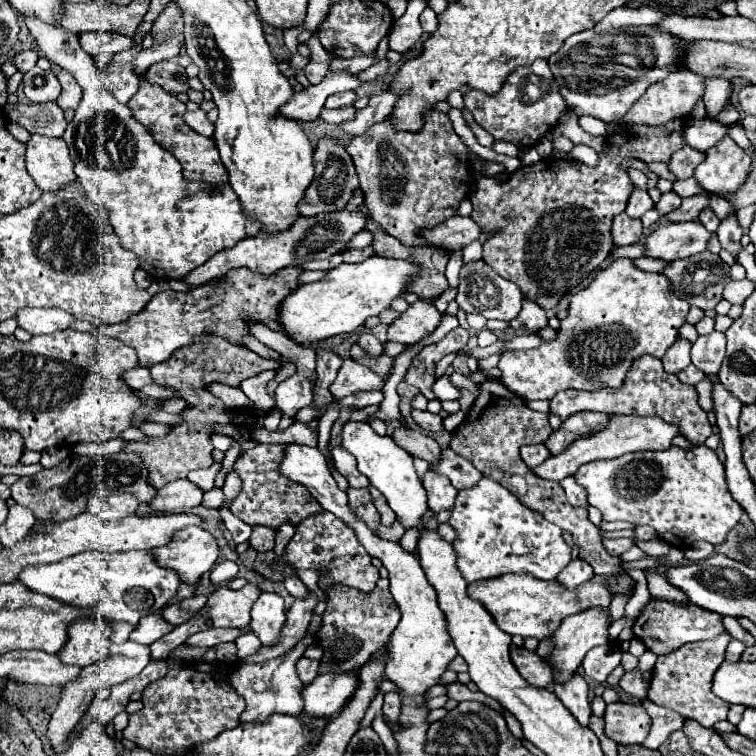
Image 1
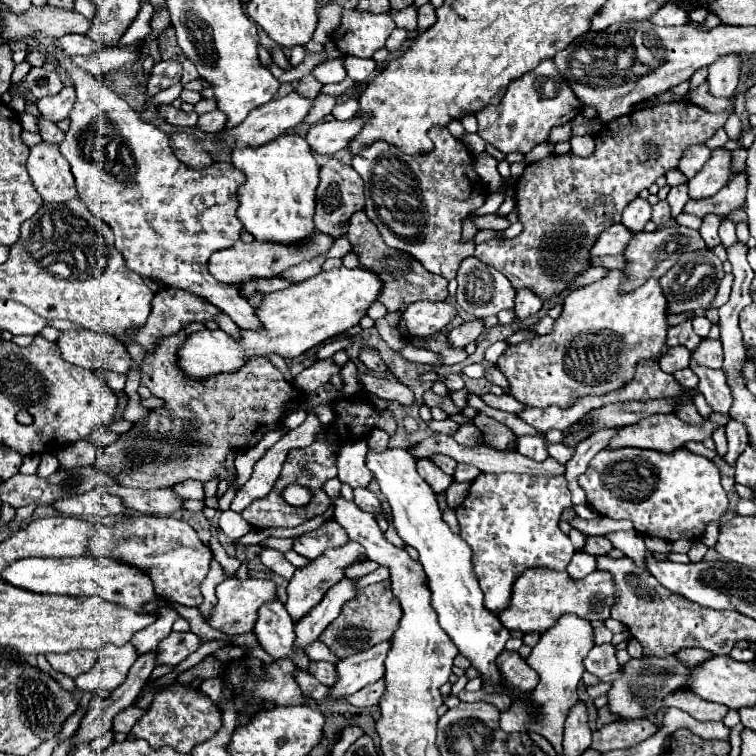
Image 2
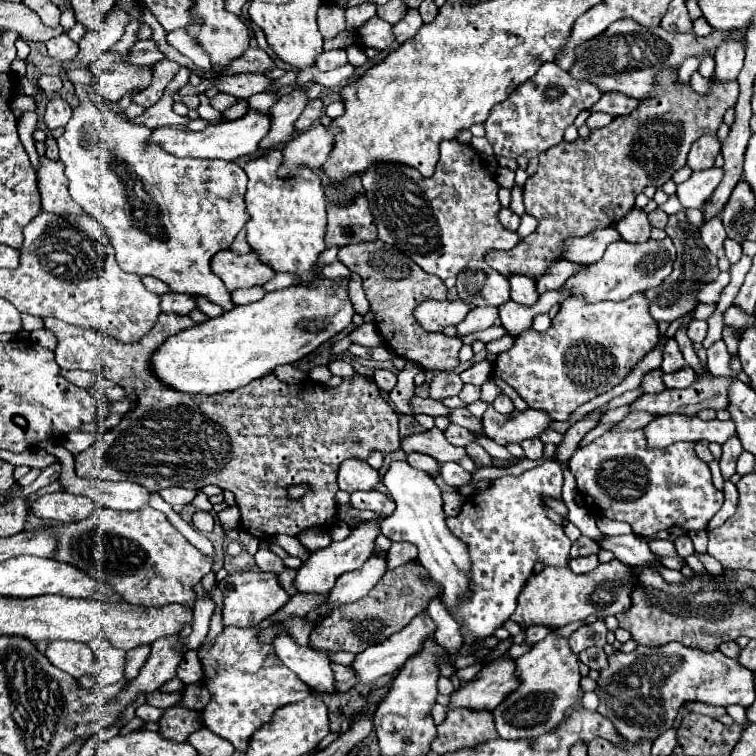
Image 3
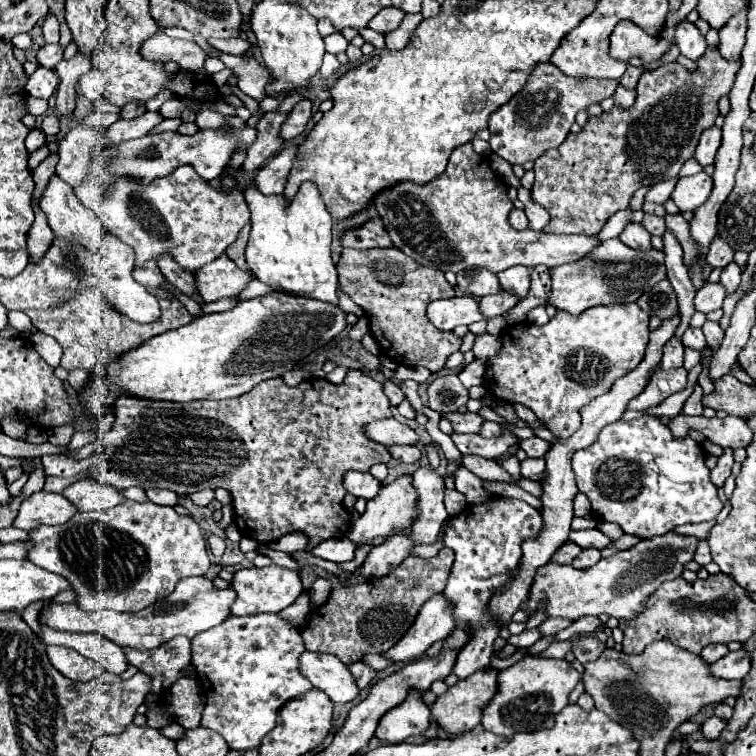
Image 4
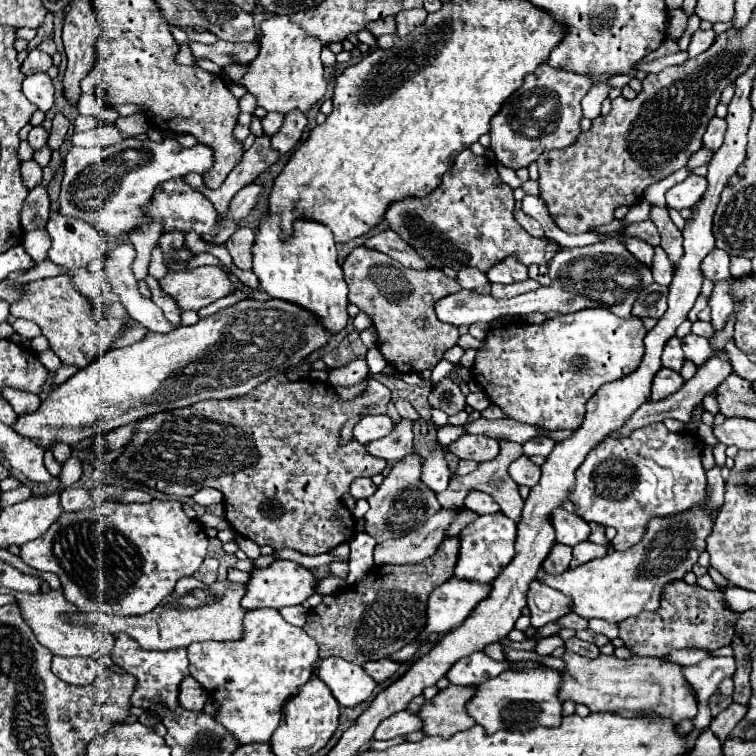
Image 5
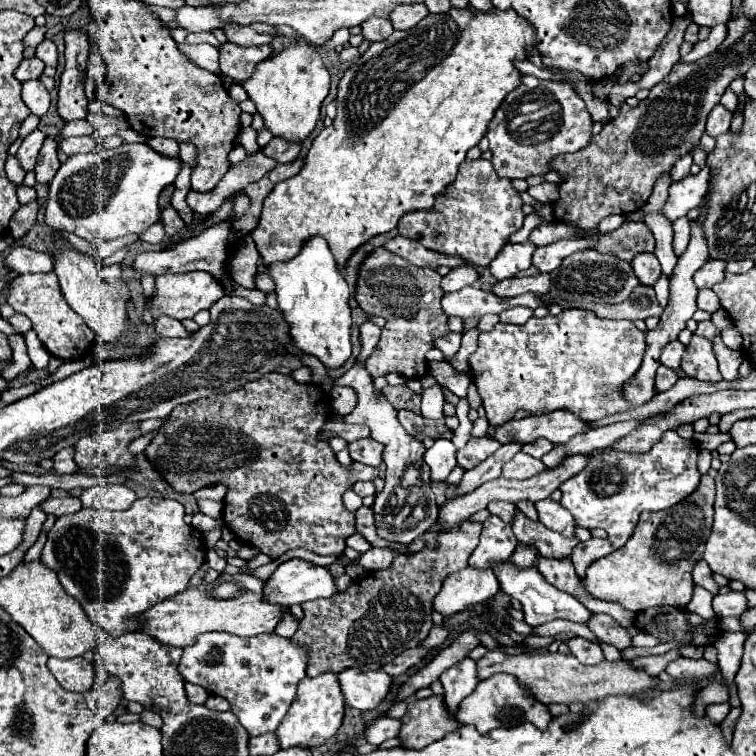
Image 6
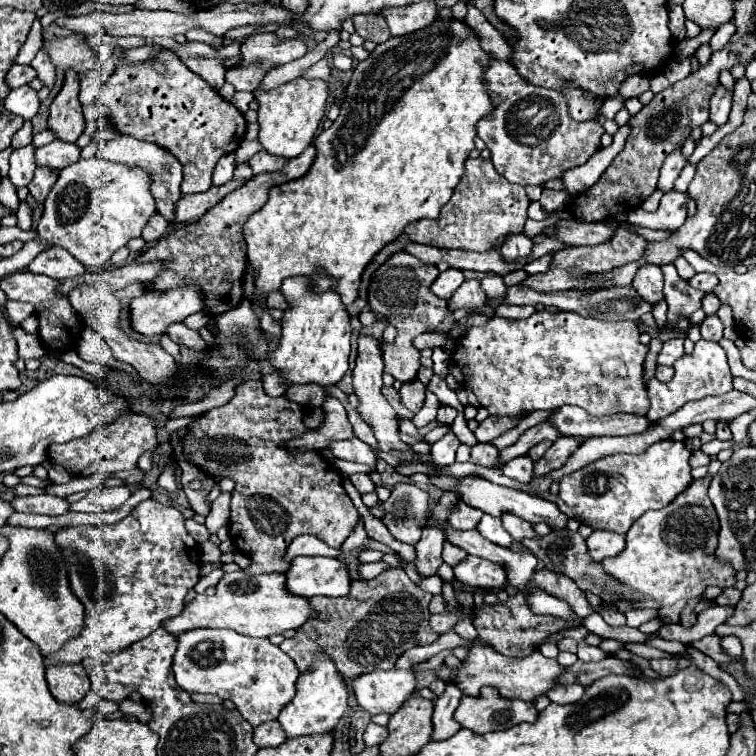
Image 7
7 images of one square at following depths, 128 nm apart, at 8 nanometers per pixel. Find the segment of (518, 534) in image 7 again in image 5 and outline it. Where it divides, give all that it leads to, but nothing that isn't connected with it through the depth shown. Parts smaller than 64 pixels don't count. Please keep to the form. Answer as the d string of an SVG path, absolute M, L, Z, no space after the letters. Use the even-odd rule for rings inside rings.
M476 490L468 492L468 496L464 498L464 506L476 514L494 514L500 510L500 506L492 500L492 496Z

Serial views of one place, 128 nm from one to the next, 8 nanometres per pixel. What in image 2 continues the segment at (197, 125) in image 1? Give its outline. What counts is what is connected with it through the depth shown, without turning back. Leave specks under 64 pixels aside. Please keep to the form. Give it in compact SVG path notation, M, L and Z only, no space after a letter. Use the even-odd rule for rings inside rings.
M160 106L158 108L160 116L172 124L172 126L180 126L180 128L194 128L196 122L198 122L198 114L196 112L184 112L184 110L178 110L174 106Z

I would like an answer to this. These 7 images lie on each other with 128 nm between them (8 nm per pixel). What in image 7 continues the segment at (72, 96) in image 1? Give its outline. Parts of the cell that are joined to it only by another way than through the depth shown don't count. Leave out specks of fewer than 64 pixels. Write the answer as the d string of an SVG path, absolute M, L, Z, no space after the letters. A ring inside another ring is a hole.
M28 144L28 146L22 146L22 148L16 148L10 156L10 180L14 186L28 186L28 182L32 180L34 176L34 170L36 170L36 158L34 158L34 152L36 152L36 146L34 144Z

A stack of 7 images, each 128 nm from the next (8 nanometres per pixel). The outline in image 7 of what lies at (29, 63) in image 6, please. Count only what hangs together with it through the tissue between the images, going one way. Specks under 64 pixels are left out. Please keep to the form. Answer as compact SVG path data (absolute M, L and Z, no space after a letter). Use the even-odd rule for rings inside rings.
M14 64L6 76L6 82L10 88L20 88L24 84L30 84L34 78L36 78L36 70L32 66Z

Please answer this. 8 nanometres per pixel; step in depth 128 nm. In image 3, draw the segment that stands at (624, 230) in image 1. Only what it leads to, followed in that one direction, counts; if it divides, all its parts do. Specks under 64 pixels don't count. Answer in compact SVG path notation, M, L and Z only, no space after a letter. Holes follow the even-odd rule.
M614 226L590 232L584 238L570 238L564 242L564 258L572 260L572 262L594 264L604 256L608 244L612 244L620 238L622 236L616 232Z

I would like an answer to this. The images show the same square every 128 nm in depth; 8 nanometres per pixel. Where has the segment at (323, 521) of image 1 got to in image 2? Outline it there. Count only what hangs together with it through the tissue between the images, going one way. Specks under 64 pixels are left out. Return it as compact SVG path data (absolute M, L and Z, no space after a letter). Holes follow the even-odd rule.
M326 520L318 530L294 538L292 550L298 552L300 556L316 558L316 556L320 556L320 552L324 552L328 548L340 548L340 546L348 544L348 540L350 538L344 532L344 528L340 528L340 524L336 524L334 520Z

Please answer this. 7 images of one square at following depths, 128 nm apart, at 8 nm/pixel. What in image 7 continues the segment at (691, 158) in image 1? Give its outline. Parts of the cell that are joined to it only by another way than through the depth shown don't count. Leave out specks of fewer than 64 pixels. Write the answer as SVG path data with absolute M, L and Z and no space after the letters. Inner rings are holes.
M718 86L718 90L710 100L710 122L714 122L716 126L726 124L730 114L730 104L732 104L732 96L722 86Z

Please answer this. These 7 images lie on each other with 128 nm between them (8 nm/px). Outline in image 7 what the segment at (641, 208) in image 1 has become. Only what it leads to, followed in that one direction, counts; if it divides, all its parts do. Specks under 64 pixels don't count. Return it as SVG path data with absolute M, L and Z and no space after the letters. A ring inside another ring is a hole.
M644 264L644 268L640 268L640 272L634 276L632 286L650 304L664 298L664 294L662 294L662 270L656 268L656 264Z

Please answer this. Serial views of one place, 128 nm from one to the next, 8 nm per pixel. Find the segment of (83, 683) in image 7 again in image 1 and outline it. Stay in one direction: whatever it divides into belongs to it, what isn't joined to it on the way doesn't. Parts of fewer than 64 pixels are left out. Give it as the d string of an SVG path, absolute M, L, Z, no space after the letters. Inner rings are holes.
M80 616L68 626L68 642L58 652L58 658L64 664L74 664L80 668L100 662L110 652L110 634L110 622L102 622L94 616Z

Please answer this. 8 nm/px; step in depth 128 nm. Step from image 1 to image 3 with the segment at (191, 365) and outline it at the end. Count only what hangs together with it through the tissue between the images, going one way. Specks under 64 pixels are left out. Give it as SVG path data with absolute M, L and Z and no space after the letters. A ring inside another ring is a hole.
M160 314L154 328L140 340L140 344L122 344L98 330L78 328L56 318L44 318L44 326L58 338L54 352L56 362L62 370L100 370L102 376L122 386L128 394L136 394L138 400L138 406L126 414L124 422L104 432L96 444L76 456L76 474L100 480L130 480L148 488L150 492L160 492L170 486L200 490L206 484L216 484L236 496L242 514L242 528L256 538L270 538L274 534L296 536L302 532L302 528L316 524L332 526L336 518L336 476L342 460L366 460L372 450L388 454L394 452L400 444L398 414L380 396L374 380L360 374L350 382L344 380L338 388L332 390L326 390L326 386L320 382L304 380L304 394L300 392L300 386L280 382L272 372L260 380L252 380L252 384L246 384L236 392L220 392L216 396L188 396L188 392L176 392L174 388L168 388L152 372L150 358L156 348L160 348L160 344L164 344L164 340L168 340L172 334L194 326L190 316L180 318L178 314ZM290 484L308 484L310 492L296 502L288 500L286 486Z

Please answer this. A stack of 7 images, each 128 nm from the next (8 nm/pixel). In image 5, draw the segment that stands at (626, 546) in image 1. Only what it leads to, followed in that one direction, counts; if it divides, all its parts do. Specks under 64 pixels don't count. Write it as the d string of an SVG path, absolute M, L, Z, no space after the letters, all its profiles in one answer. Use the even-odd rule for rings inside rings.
M556 544L552 548L552 552L548 554L548 558L544 560L542 568L548 574L560 574L562 570L568 568L570 558L572 558L572 548L570 546L564 546L564 544Z

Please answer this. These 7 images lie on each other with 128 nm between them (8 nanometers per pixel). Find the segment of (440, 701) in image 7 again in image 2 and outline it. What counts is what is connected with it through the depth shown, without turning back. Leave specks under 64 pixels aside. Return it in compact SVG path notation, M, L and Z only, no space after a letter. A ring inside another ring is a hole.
M482 472L472 482L464 502L456 508L456 518L462 528L462 532L460 532L462 540L472 548L472 570L478 576L480 588L484 592L484 604L488 606L488 610L496 610L494 614L498 614L500 610L506 608L506 604L510 600L512 582L526 568L546 566L548 570L562 572L568 566L568 562L572 560L572 554L574 554L574 546L572 546L570 538L558 528L560 514L566 508L572 508L579 517L586 520L594 519L599 515L588 504L574 505L570 502L570 492L566 488L564 476L532 478L526 474L484 474Z

